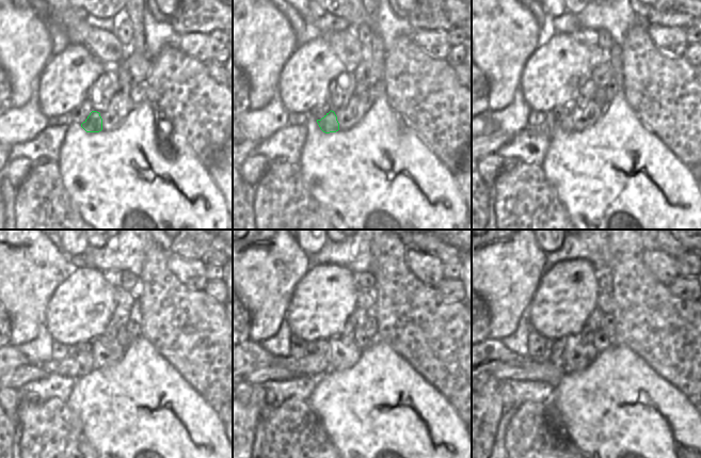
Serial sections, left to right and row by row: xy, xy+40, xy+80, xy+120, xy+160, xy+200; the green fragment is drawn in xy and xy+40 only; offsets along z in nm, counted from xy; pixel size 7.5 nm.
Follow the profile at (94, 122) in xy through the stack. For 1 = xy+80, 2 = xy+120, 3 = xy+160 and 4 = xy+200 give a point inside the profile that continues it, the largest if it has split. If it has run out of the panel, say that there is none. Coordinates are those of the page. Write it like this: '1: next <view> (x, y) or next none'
1: next xy+80 (564, 125)
2: next xy+120 (77, 366)
3: next xy+160 (254, 357)
4: next xy+200 (493, 356)

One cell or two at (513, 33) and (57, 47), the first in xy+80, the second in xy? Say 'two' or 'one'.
two

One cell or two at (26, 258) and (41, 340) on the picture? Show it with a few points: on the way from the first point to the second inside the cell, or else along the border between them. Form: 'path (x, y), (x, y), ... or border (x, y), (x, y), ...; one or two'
border (44, 321), (38, 332), (20, 345); two

